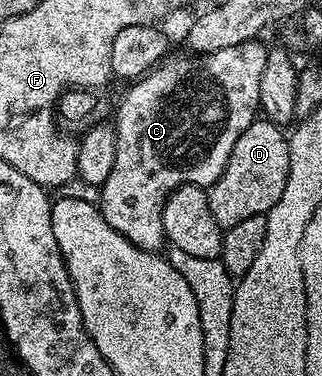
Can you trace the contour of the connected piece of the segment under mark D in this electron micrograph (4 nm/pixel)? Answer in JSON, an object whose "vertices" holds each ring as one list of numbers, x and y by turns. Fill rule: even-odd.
{"vertices":[[268,118,255,119,248,128,233,142,233,150,229,154,229,162,225,162,225,170,217,182,206,189,209,210,219,227,226,230,237,226,244,218,253,218,253,214,266,214,273,206,277,206,277,198,281,198,285,190,285,182,289,182,289,146,288,133,279,124]]}

